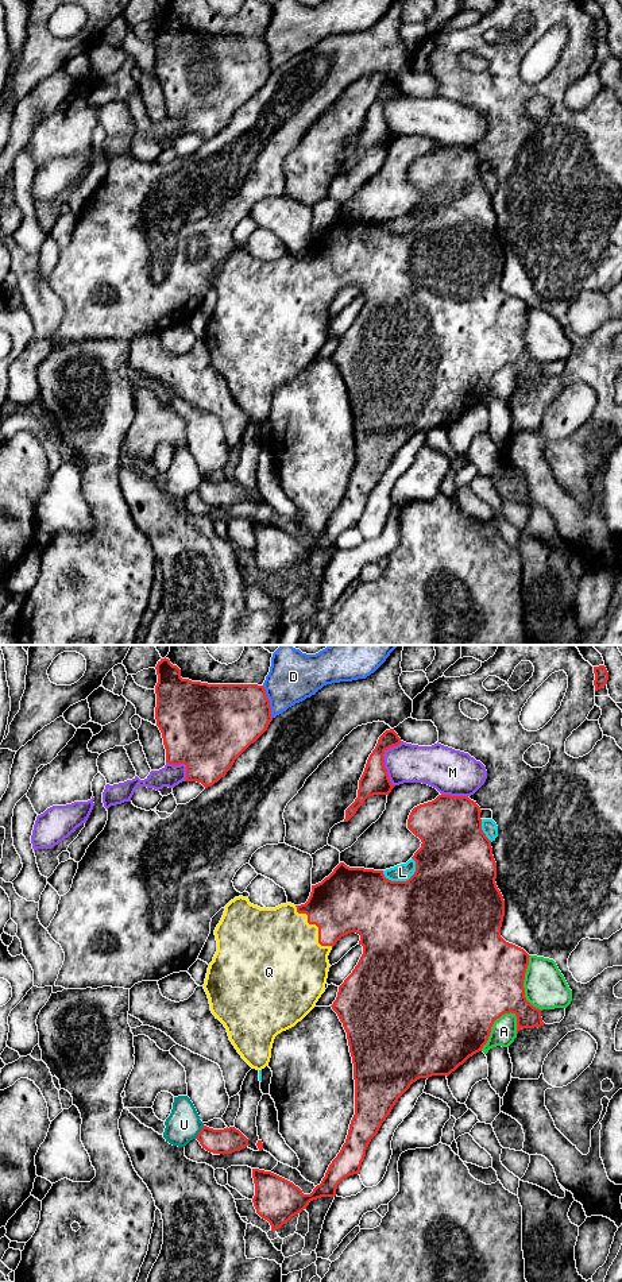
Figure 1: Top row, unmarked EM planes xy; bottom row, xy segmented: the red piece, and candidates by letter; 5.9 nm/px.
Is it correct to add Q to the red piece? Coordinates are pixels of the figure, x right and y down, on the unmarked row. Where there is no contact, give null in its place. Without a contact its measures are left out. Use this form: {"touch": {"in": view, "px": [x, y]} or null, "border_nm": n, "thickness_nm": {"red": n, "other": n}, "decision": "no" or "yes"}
{"touch": {"in": "xy", "px": [316, 277]}, "border_nm": 340, "thickness_nm": {"red": 380, "other": 440}, "decision": "yes"}

